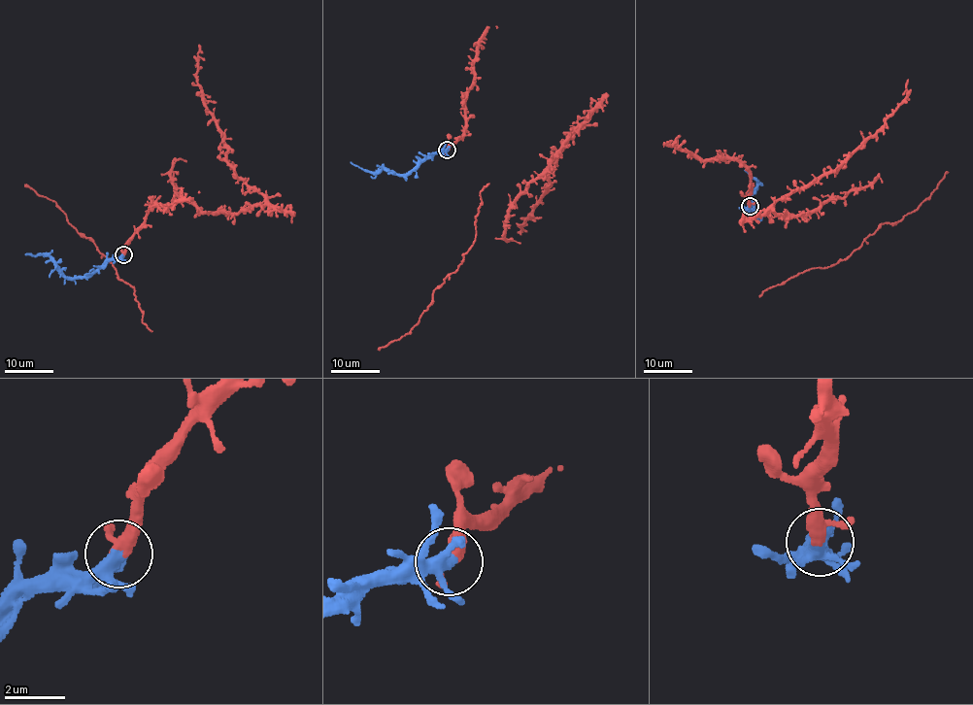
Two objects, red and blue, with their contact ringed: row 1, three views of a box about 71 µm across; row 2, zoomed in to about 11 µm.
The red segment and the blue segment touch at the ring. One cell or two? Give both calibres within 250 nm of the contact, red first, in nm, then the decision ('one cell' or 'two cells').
calibres 340 and 300 nm; one cell

